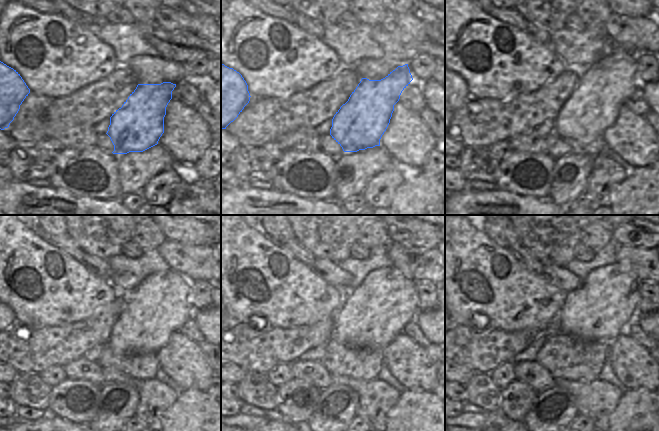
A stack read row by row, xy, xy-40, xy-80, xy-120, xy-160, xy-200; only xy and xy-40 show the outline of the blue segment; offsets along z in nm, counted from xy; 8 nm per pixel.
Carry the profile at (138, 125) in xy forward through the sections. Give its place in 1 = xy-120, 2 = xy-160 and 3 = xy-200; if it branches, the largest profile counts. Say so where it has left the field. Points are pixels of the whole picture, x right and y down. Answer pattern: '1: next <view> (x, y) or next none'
1: next xy-120 (158, 307)
2: next xy-160 (374, 313)
3: next xy-200 (596, 311)

